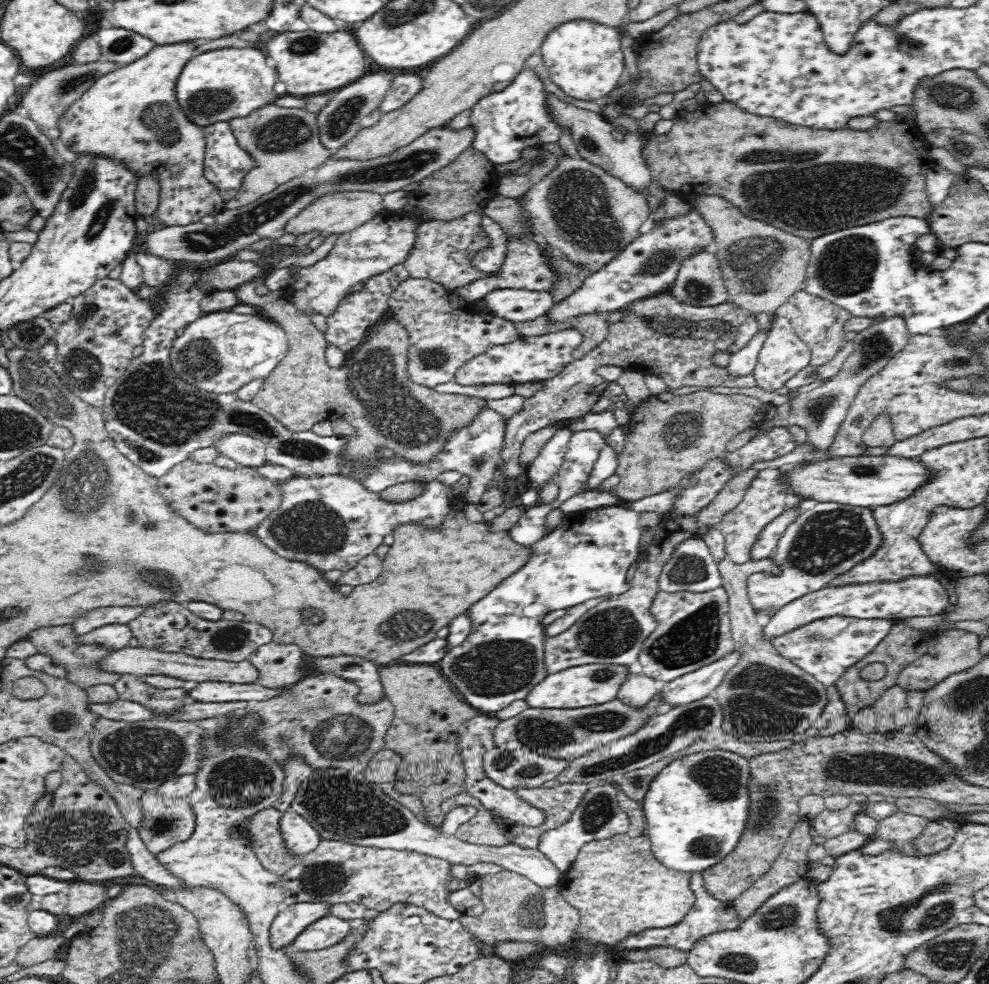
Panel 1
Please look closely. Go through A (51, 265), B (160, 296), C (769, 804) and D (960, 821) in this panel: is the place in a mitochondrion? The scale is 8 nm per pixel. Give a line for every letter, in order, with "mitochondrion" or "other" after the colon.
A: other
B: other
C: mitochondrion
D: other

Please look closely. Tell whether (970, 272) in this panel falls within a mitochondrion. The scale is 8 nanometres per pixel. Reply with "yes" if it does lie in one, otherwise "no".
no

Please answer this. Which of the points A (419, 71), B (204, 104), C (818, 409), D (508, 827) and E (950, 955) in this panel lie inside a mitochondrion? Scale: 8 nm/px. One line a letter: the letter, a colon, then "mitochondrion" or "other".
A: other
B: mitochondrion
C: mitochondrion
D: other
E: mitochondrion

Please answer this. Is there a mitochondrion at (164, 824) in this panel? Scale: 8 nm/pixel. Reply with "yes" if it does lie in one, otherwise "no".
yes

